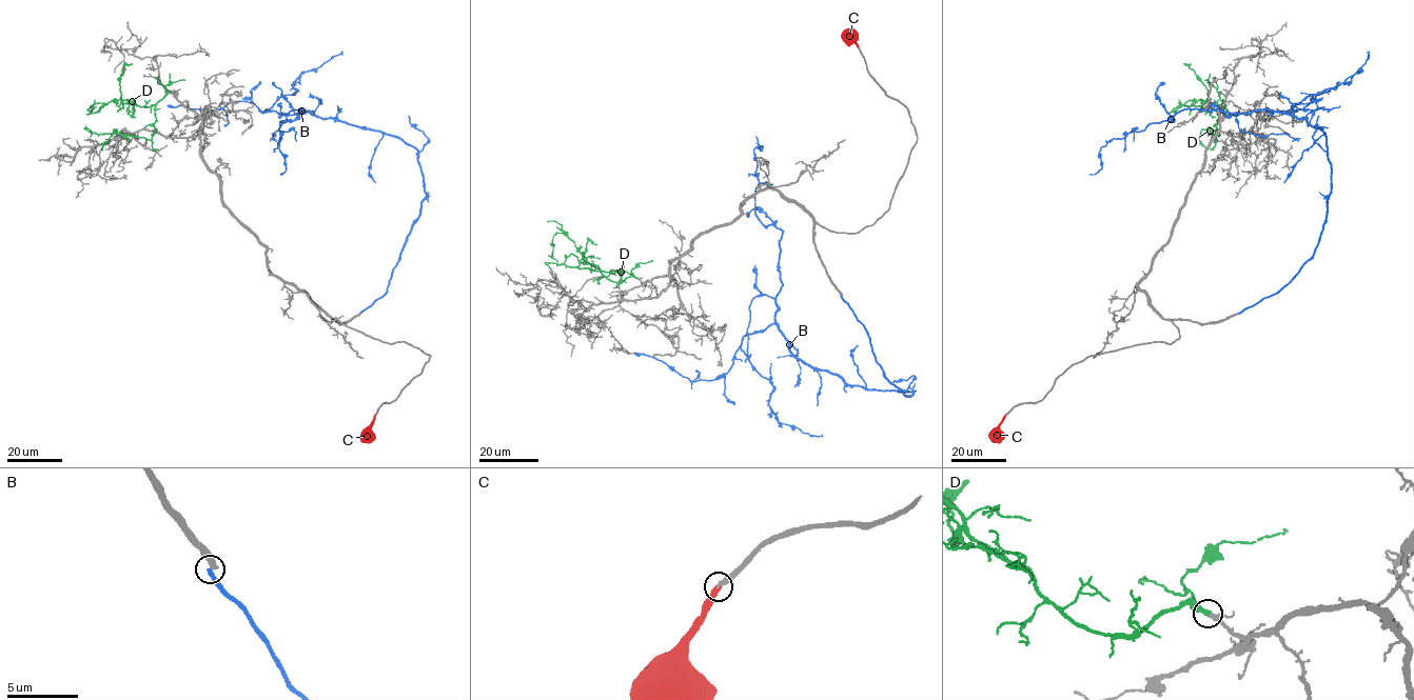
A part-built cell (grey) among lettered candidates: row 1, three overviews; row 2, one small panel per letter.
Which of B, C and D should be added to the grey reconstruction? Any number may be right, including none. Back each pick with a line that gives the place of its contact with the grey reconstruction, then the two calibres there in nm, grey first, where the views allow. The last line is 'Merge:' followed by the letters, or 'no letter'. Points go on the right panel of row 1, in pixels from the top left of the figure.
C: Touches grey at (1005, 415). Thickness 340 nm (grey) against 400 nm
Merge: C

